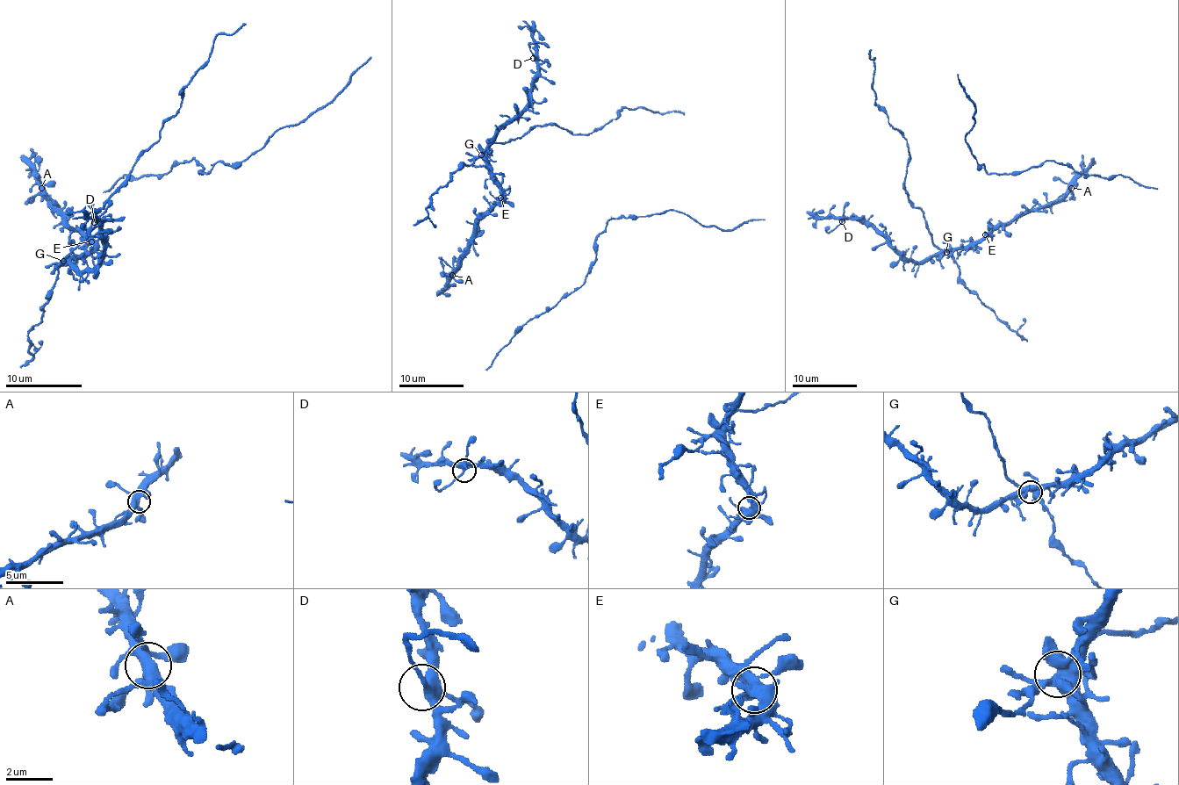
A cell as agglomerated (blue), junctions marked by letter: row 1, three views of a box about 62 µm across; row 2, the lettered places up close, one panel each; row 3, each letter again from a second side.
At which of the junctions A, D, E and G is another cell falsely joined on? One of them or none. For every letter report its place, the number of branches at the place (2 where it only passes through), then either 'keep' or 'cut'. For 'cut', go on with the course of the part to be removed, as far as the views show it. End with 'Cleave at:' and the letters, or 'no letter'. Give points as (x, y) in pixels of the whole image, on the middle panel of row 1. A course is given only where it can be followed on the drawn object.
A: place (452, 275); branches 7; keep
D: place (533, 58); branches 4; keep
E: place (500, 198); branches 6; keep
G: place (481, 154); branches 6; keep
Cleave at: no letter

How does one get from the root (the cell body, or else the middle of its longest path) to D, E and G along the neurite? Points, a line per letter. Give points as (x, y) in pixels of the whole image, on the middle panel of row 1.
D: (456, 270), (473, 230), (501, 196), (488, 151), (499, 130), (528, 104), (531, 77), (536, 72), (533, 58)
E: (456, 270), (473, 230), (500, 198)
G: (456, 270), (473, 230), (501, 196), (500, 184), (493, 174), (492, 164), (481, 154)

